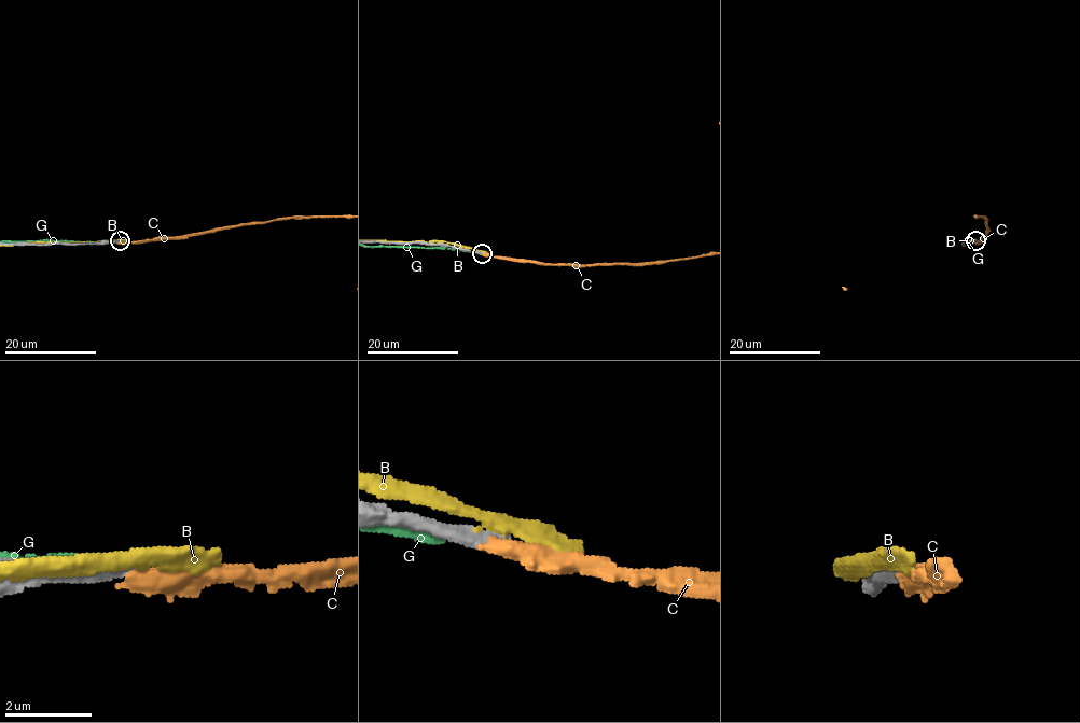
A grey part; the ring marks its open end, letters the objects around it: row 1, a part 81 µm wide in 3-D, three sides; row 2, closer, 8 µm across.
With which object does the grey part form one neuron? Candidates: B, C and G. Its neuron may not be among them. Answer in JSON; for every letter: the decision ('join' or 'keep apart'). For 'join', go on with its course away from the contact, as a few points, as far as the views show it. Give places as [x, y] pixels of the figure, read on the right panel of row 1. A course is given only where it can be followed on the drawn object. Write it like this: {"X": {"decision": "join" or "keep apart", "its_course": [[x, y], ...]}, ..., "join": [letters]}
{"B": {"decision": "keep apart"}, "C": {"decision": "keep apart"}, "G": {"decision": "keep apart"}, "join": []}

